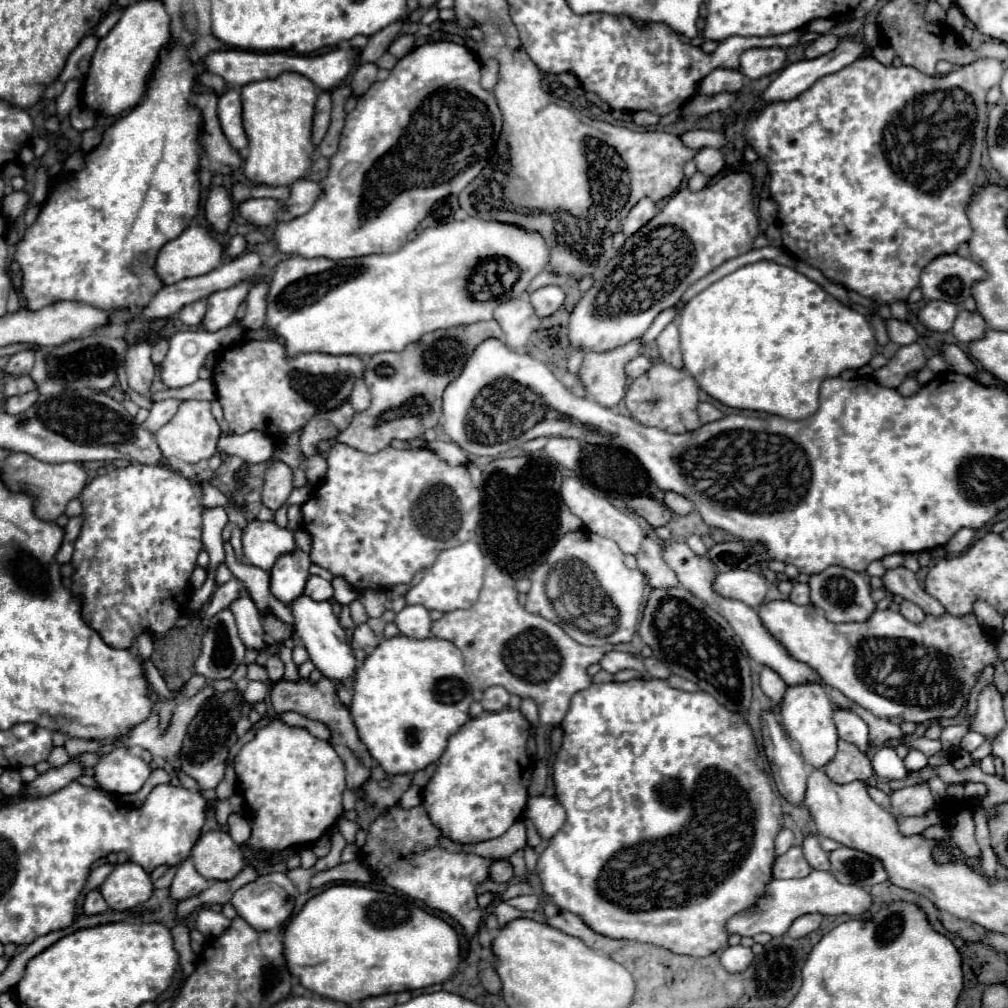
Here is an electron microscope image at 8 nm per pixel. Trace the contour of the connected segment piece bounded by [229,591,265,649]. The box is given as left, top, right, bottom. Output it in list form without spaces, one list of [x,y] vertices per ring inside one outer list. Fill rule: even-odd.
[[[243,591],[233,603],[231,603],[231,613],[235,615],[239,633],[243,635],[243,643],[249,649],[263,649],[263,627],[259,623],[259,609],[255,601]]]

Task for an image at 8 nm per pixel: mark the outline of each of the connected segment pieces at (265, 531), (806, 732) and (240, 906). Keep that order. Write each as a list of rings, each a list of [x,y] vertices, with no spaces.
[[[251,519],[243,529],[241,539],[245,559],[261,569],[271,569],[279,555],[295,549],[293,531],[281,529],[273,521]]]
[[[821,683],[789,685],[783,695],[779,711],[781,711],[781,719],[783,719],[787,735],[791,739],[795,739],[803,759],[811,767],[819,769],[835,757],[835,751],[837,751],[837,731],[835,731],[835,723],[833,723],[835,709],[831,705],[829,689],[825,685],[821,685]]]
[[[285,873],[261,875],[253,883],[247,883],[245,887],[237,889],[235,895],[231,897],[231,905],[237,909],[239,917],[243,917],[247,923],[251,923],[251,927],[255,927],[257,931],[279,929],[287,921],[287,917],[291,917],[291,913],[293,913],[295,887]]]

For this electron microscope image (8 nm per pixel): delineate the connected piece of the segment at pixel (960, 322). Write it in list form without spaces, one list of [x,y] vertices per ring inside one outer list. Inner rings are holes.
[[[961,309],[955,319],[953,335],[959,343],[973,343],[973,341],[983,339],[987,329],[989,329],[989,325],[985,323],[985,319],[979,313],[971,313],[967,309]]]

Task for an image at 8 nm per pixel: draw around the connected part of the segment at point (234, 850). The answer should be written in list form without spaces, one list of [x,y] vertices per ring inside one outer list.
[[[215,829],[199,837],[191,861],[205,879],[233,879],[245,865],[243,851],[227,831]]]

